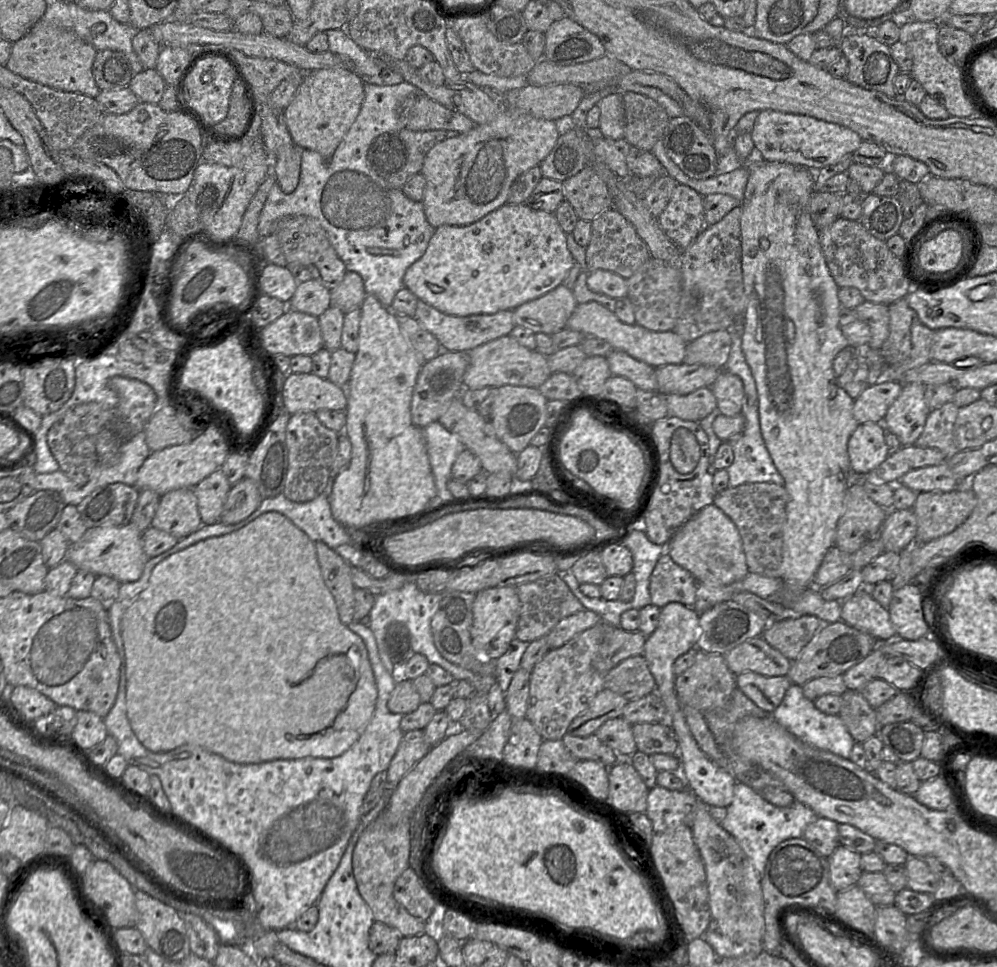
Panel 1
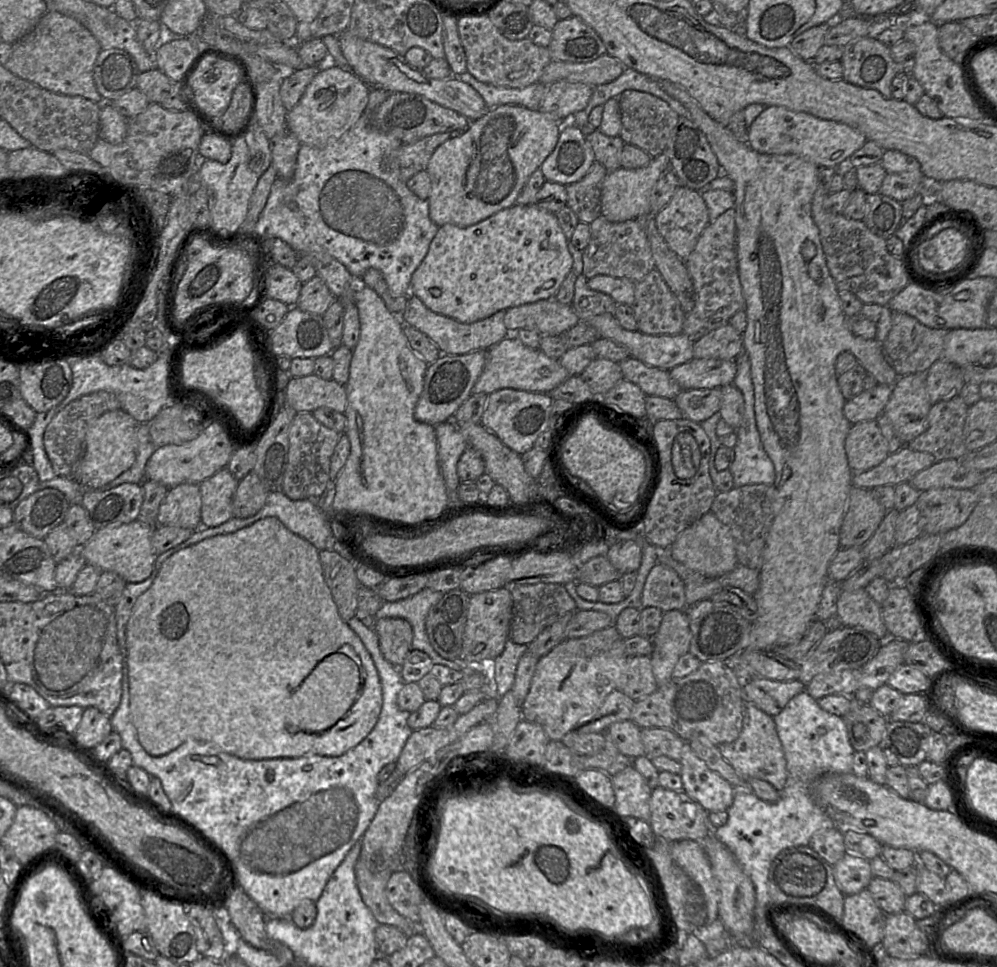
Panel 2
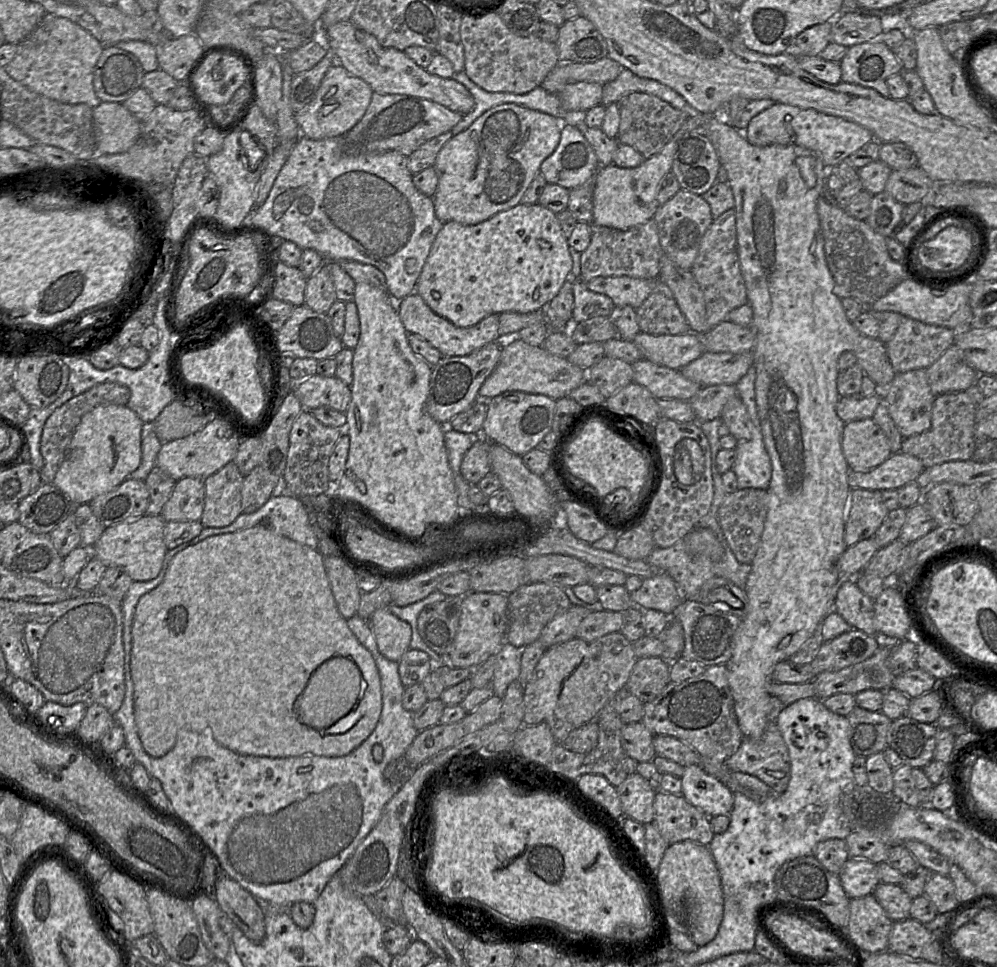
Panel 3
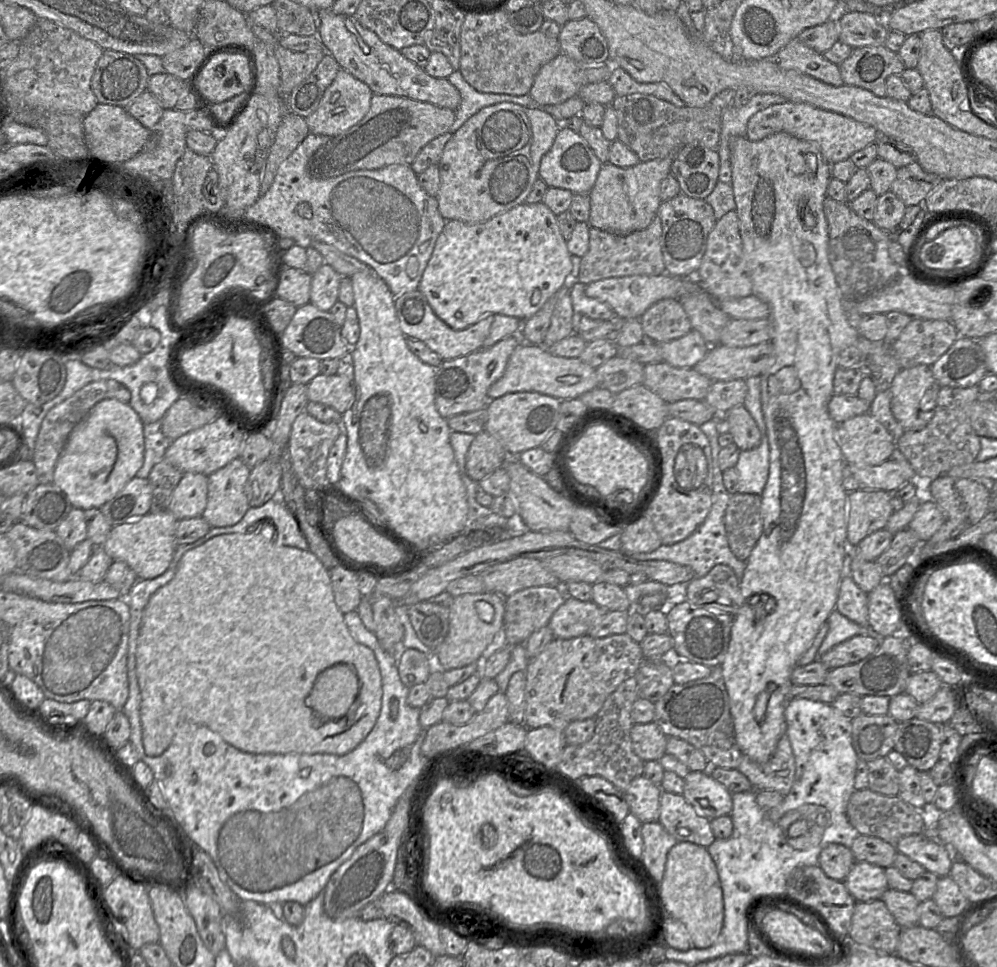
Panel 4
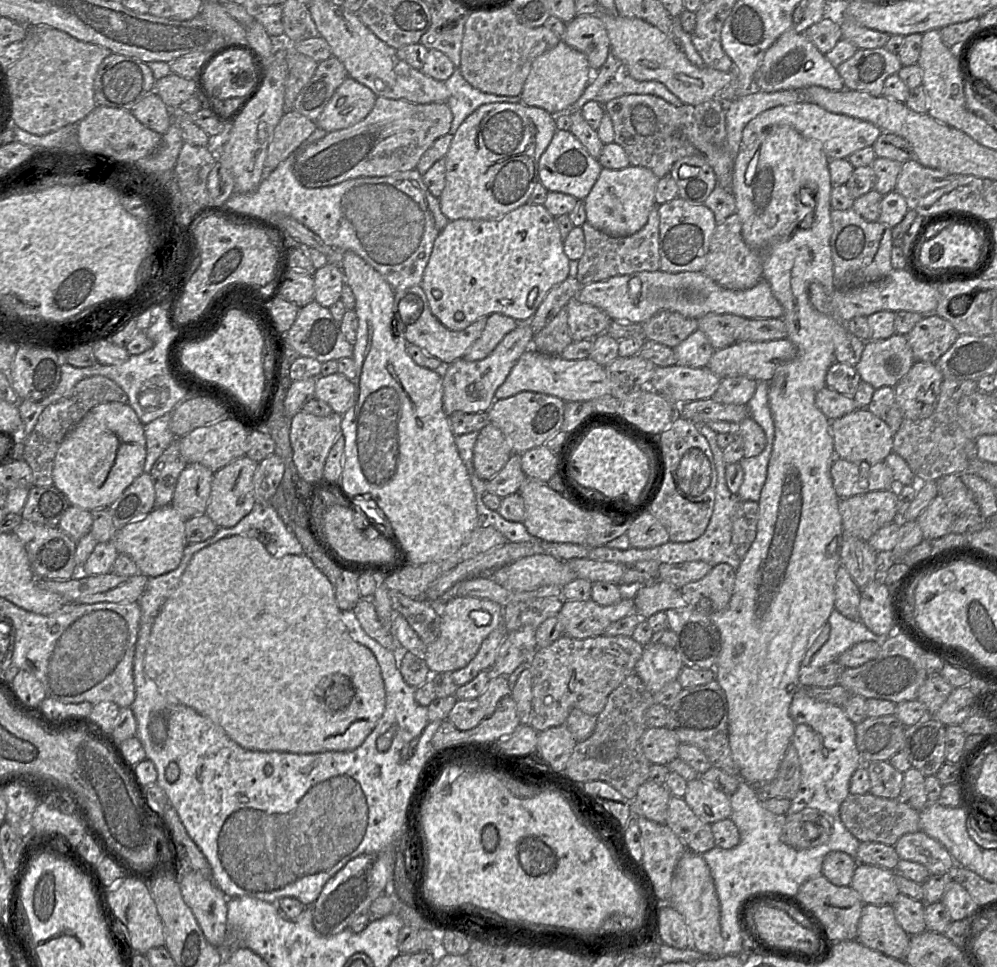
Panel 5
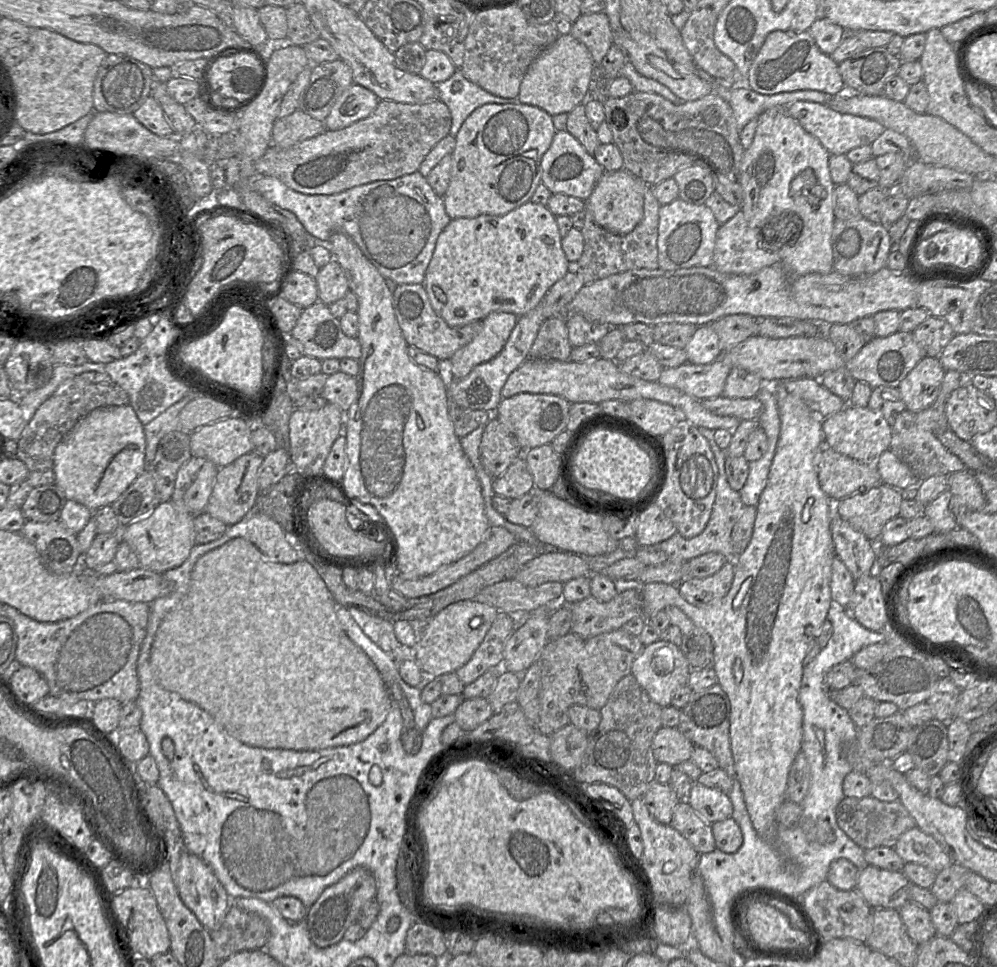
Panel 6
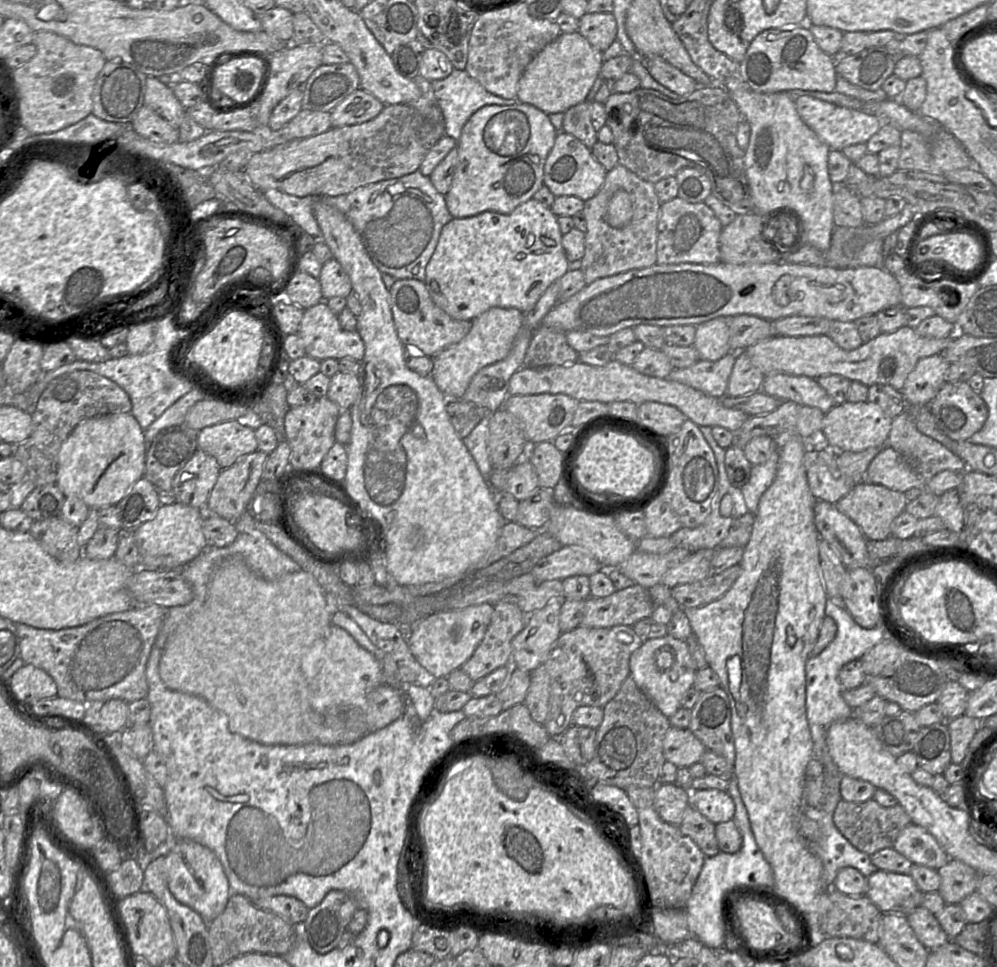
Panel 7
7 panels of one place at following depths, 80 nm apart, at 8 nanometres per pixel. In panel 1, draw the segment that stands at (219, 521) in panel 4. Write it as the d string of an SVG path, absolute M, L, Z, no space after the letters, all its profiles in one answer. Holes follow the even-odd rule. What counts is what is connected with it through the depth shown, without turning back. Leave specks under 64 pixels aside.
M221 468L200 481L193 489L197 497L198 511L204 525L219 522L223 506L232 485Z

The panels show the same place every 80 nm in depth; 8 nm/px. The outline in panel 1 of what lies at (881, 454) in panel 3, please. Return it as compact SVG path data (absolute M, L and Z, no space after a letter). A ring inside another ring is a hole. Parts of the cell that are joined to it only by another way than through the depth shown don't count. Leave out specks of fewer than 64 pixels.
M882 423L859 424L849 438L847 451L852 472L864 476L883 463L888 454Z

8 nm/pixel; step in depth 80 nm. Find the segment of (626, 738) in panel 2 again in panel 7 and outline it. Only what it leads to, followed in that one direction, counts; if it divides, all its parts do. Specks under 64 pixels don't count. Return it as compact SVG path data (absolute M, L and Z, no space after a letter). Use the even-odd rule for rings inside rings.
M670 727L663 739L665 760L678 768L688 768L700 762L706 750L701 741L688 728Z

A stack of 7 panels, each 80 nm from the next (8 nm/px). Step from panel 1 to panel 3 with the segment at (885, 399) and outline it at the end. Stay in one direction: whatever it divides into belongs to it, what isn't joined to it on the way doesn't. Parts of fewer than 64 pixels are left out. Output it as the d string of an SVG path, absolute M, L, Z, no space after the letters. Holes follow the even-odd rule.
M882 392L871 396L863 396L858 393L841 397L836 405L836 413L844 423L872 418L882 401Z

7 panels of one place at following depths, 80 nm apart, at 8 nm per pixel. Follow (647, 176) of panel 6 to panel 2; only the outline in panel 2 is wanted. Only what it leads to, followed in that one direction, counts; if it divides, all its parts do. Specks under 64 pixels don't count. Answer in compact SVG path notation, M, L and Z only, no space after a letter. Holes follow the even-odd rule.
M626 90L618 97L621 111L621 131L619 137L627 144L646 151L652 158L667 147L672 131L680 116L660 98L637 90Z

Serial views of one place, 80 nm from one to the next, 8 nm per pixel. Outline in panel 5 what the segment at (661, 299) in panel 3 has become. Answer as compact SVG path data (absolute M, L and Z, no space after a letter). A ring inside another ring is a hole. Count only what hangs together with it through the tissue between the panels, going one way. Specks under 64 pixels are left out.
M661 311L643 324L646 340L674 348L692 334L697 319L687 318L677 312Z

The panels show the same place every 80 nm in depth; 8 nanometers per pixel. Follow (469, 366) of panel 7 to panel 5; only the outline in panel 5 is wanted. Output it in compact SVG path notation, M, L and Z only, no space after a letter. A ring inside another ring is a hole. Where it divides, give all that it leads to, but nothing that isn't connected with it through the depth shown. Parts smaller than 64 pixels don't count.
M493 313L488 316L481 336L472 344L462 357L466 361L478 361L486 358L519 322L512 317Z

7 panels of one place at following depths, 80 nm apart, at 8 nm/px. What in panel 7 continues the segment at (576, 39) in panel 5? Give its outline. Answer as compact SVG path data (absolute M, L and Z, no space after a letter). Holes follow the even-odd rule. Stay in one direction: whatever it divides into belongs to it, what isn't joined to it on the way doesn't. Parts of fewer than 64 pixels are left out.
M585 13L579 19L578 32L599 51L605 51L615 41L617 27L612 13Z

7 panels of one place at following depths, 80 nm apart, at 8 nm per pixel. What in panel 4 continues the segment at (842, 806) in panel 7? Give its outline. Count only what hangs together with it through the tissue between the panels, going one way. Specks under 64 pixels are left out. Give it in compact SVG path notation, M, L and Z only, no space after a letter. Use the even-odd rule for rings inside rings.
M869 788L853 792L847 804L846 815L859 834L877 837L894 845L906 835L922 833L929 816L926 811L916 809L898 796L882 795Z

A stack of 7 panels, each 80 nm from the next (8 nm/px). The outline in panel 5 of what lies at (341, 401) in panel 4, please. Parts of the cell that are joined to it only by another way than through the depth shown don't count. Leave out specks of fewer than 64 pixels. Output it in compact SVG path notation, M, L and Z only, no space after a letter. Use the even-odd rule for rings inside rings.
M337 372L319 376L315 385L315 398L326 402L334 413L343 415L352 405L355 385L353 380Z

